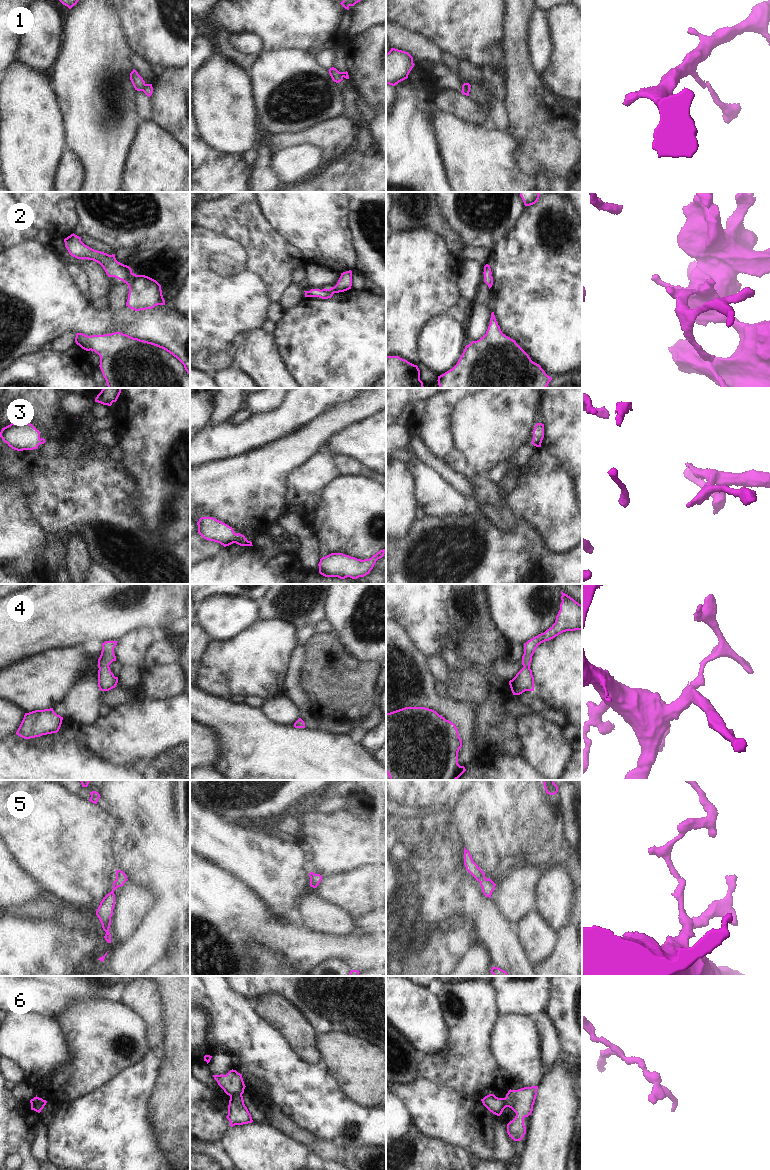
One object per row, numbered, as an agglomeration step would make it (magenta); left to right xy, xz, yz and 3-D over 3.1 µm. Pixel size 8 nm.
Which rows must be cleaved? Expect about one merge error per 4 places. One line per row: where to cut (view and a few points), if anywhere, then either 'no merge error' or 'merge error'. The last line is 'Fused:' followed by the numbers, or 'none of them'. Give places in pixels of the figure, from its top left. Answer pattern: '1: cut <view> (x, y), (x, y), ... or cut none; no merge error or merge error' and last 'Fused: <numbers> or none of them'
1: cut xy (146, 84), (142, 90); merge error
2: cut none; no merge error
3: cut none; no merge error
4: cut none; no merge error
5: cut none; no merge error
6: cut xz (241, 1094), (230, 1096); merge error
Fused: 1, 6

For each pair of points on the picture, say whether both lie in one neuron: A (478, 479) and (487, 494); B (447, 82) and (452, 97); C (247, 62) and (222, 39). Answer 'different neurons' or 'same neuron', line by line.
A: same neuron
B: different neurons
C: same neuron

